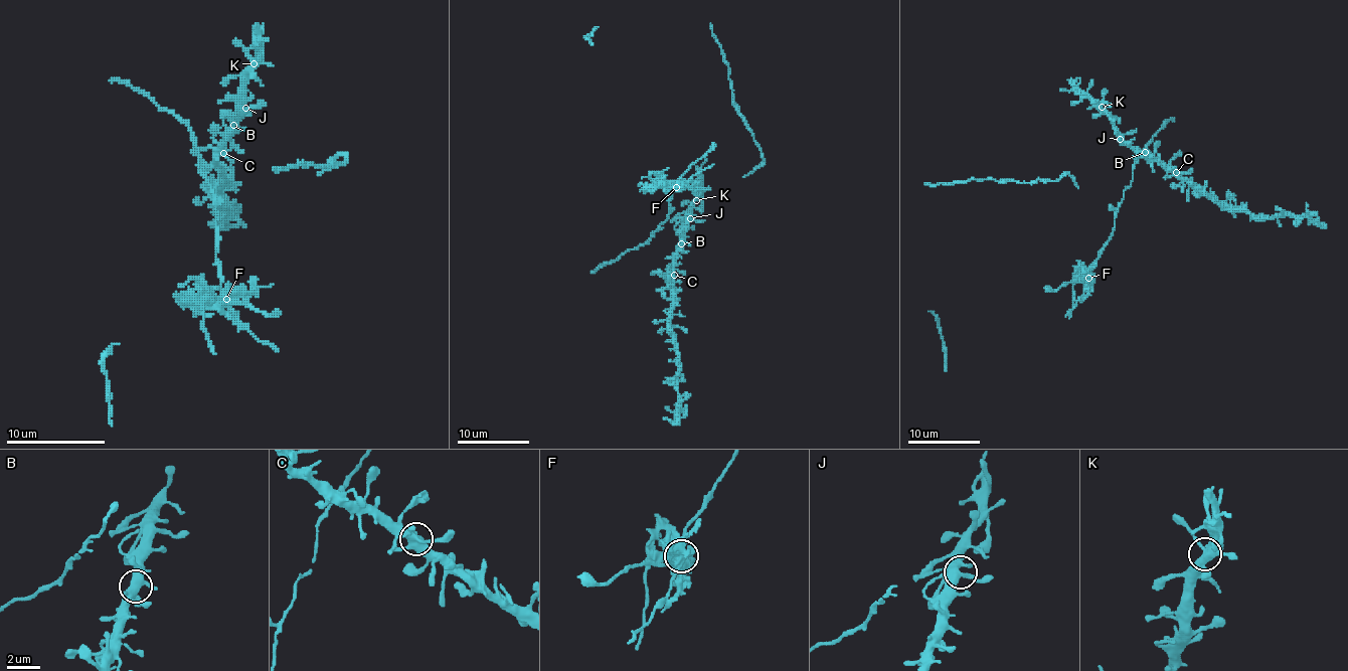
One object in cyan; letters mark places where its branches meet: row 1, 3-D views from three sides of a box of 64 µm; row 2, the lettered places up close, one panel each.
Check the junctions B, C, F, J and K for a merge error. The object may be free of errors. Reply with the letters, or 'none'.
F

